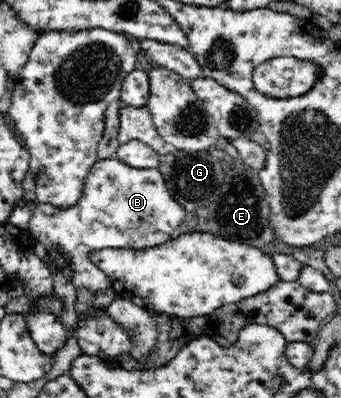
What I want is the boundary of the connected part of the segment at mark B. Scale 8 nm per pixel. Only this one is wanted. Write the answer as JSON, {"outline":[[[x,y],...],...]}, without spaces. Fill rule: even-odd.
{"outline":[[[118,158],[99,160],[93,165],[85,179],[84,189],[78,203],[68,208],[58,208],[52,203],[37,203],[34,213],[31,214],[28,232],[35,236],[36,241],[44,244],[58,272],[65,276],[74,288],[87,290],[91,296],[98,296],[106,290],[111,290],[112,283],[88,258],[87,255],[92,250],[102,248],[149,249],[180,236],[178,226],[184,222],[186,212],[168,194],[162,176],[157,168],[132,168]]]}

